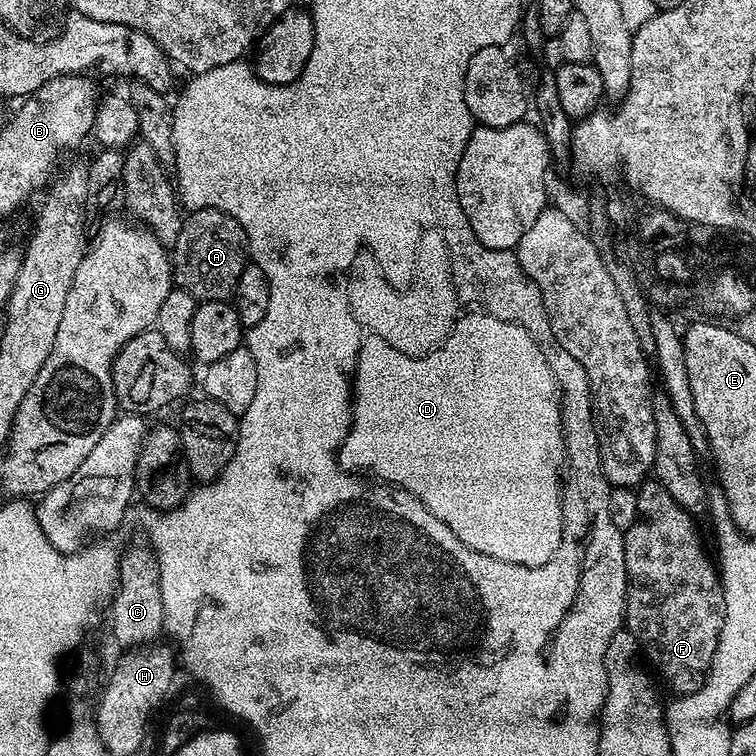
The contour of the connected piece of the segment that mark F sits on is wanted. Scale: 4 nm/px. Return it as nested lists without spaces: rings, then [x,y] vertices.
[[[645,479],[636,496],[636,521],[624,532],[626,554],[626,628],[640,641],[643,655],[660,671],[660,676],[673,688],[673,693],[683,694],[698,690],[704,683],[708,667],[718,650],[718,638],[724,625],[724,586],[720,583],[717,565],[708,557],[704,540],[696,529],[693,513],[687,512],[655,479]]]

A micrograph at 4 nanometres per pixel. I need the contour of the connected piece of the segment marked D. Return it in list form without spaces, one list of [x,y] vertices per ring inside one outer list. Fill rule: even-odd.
[[[483,310],[465,311],[445,340],[423,354],[416,354],[420,356],[407,356],[402,349],[395,348],[390,341],[376,335],[380,334],[368,334],[361,339],[360,353],[356,356],[356,371],[352,377],[352,424],[338,449],[341,468],[353,474],[371,474],[377,481],[405,488],[410,495],[420,499],[430,514],[434,514],[434,518],[446,522],[456,537],[476,552],[527,568],[537,568],[550,562],[564,533],[564,511],[560,498],[566,457],[564,427],[560,417],[560,385],[552,373],[545,349],[534,342],[531,334],[522,326],[514,322],[502,322],[502,318],[494,318]]]

